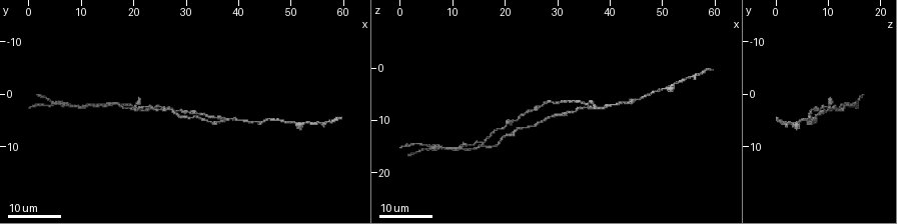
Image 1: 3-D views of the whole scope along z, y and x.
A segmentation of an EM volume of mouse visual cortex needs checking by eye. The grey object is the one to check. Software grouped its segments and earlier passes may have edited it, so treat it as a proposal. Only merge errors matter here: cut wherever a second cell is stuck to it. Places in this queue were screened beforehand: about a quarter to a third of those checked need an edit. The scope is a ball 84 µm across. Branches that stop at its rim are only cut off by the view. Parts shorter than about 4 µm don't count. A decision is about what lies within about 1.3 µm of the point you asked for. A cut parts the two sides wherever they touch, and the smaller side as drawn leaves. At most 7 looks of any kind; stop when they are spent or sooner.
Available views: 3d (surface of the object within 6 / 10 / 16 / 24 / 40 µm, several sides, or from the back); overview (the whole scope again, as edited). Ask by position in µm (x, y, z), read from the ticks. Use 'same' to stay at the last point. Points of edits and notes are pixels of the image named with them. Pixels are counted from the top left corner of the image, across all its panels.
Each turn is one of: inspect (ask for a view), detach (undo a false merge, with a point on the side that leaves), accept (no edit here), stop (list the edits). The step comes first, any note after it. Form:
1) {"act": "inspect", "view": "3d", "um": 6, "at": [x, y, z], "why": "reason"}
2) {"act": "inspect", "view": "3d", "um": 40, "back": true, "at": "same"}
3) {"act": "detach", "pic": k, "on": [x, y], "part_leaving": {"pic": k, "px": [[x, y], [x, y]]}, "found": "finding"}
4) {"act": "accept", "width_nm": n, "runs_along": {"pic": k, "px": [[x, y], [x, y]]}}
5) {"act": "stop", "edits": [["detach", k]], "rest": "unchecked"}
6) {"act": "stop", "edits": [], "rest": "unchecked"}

{"act": "inspect", "view": "3d", "um": 16, "at": [37.0, 5.5, 7.5], "why": "looks like a crossing"}

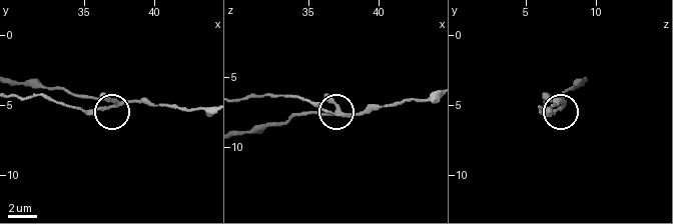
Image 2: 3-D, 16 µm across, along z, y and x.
{"act": "inspect", "view": "3d", "um": 10, "at": [36.4, 5.2, 7.6]}

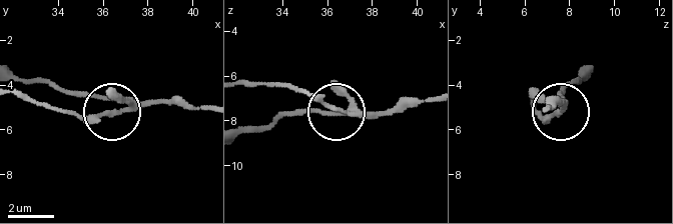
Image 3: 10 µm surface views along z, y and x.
{"act": "inspect", "view": "3d", "um": 10, "back": true, "at": [36.5, 5.3, 7.6]}

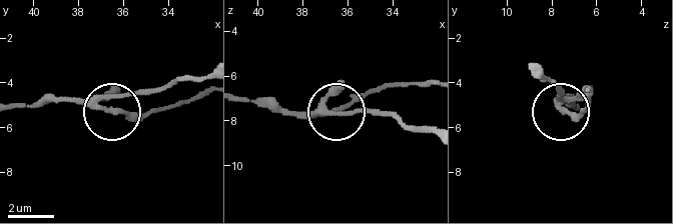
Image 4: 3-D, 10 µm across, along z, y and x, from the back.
{"act": "accept", "arms": 4, "found": "one cell here"}

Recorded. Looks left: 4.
{"act": "inspect", "view": "3d", "um": 24, "at": [16.0, 1.5, 14.5], "why": "four-way junction"}

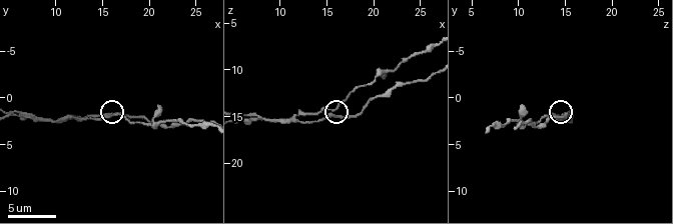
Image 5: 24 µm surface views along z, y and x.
{"act": "inspect", "view": "3d", "um": 6, "at": [16.0, 2.0, 14.2], "why": "closer look"}

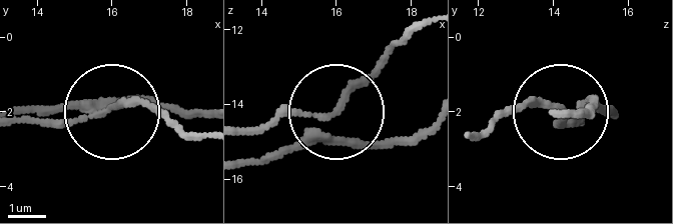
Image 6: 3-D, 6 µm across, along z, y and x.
{"act": "accept", "side_arm_um": 9, "runs_along": {"pic": 6, "px": [[570, 118], [589, 99], [497, 115]]}, "found": "one cell here"}

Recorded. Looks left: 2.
{"act": "inspect", "view": "3d", "um": 16, "at": [6.0, 1.8, 14.8], "why": "three-way junction"}

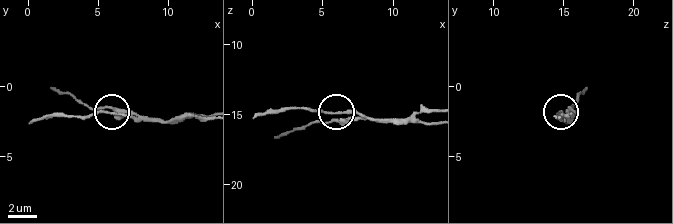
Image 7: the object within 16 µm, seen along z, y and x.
{"act": "inspect", "view": "3d", "um": 6, "at": [6.0, 1.8, 15.0], "why": "zoom in"}

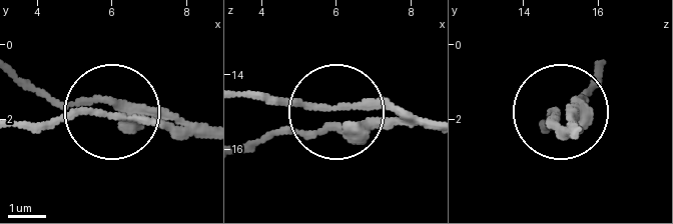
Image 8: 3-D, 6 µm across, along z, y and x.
{"act": "accept", "runs_along": {"pic": 8, "px": [[203, 135], [126, 116], [21, 126]]}, "found": "one cell here"}

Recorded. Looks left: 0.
{"act": "stop", "edits": [], "rest": "unchecked"}

